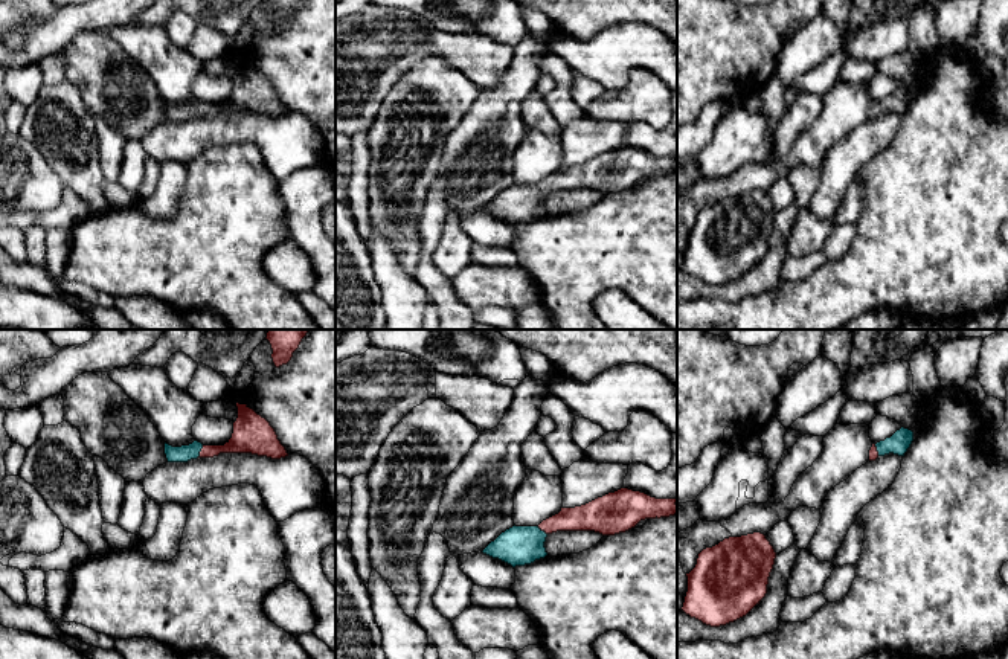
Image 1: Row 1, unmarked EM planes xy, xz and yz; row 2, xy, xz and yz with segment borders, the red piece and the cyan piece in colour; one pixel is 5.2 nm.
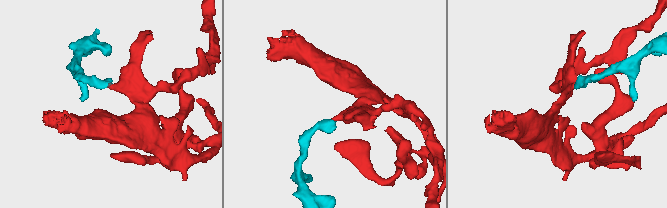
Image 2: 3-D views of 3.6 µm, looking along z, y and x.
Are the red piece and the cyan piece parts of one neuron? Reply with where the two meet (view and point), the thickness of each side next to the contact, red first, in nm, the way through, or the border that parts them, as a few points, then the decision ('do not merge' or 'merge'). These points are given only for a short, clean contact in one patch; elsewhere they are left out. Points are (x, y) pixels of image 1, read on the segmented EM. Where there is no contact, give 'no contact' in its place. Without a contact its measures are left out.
contact xy (200, 452); calibres 140 and 90 nm; way xy (244, 440), (226, 449), (200, 452), (183, 453); merge

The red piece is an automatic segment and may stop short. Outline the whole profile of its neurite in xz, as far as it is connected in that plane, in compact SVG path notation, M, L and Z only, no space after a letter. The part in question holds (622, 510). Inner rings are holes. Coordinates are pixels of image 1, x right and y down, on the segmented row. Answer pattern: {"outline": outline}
{"outline": "M621 488L586 505L561 508L538 526L512 526L482 552L512 567L531 564L547 555L546 537L557 531L595 531L615 535L634 528L640 520L677 514L677 499L656 499L640 491Z"}

